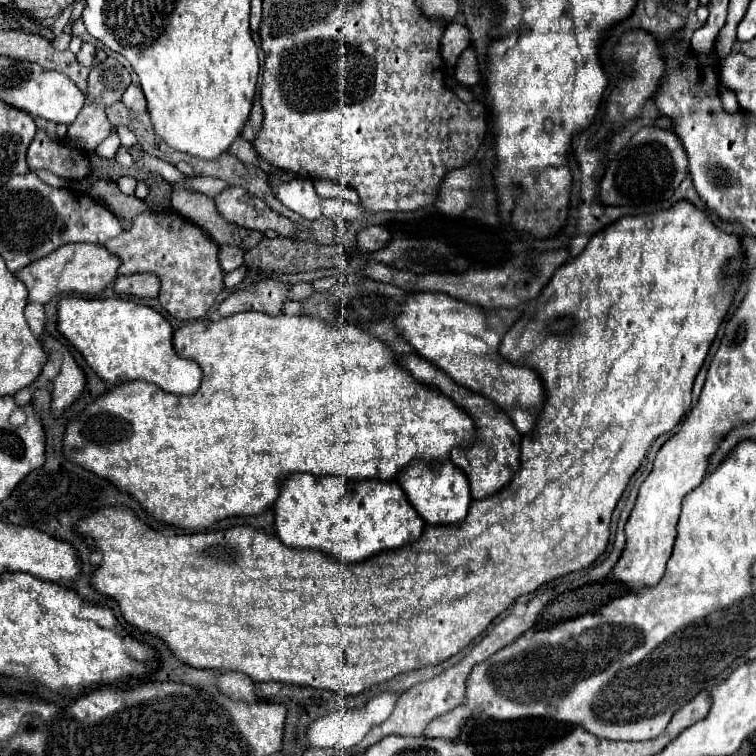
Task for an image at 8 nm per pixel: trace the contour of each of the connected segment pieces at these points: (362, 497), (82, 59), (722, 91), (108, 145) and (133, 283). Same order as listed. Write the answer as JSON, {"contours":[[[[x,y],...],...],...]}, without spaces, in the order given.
{"contours":[[[[291,474],[279,492],[275,502],[275,528],[277,536],[291,548],[313,548],[325,552],[347,564],[363,562],[373,558],[377,552],[401,548],[421,538],[425,522],[417,516],[417,510],[409,504],[405,492],[397,482],[377,480],[347,480],[341,476],[313,476],[313,474]]],[[[83,44],[79,54],[77,54],[77,60],[81,66],[91,66],[93,60],[95,60],[95,46],[93,44]]],[[[719,84],[719,98],[721,98],[721,104],[723,104],[723,108],[725,108],[727,114],[737,114],[737,110],[741,110],[741,108],[737,108],[737,96],[735,96],[735,92],[729,90],[729,88],[725,88],[723,84]]],[[[113,130],[113,132],[107,136],[107,140],[105,140],[103,144],[99,144],[99,146],[97,146],[97,154],[99,154],[99,156],[103,156],[103,158],[113,158],[119,146],[121,146],[119,136],[117,136],[117,132]]],[[[131,274],[131,276],[117,276],[113,290],[121,296],[135,296],[135,298],[157,298],[159,292],[159,278],[155,274]]]]}

